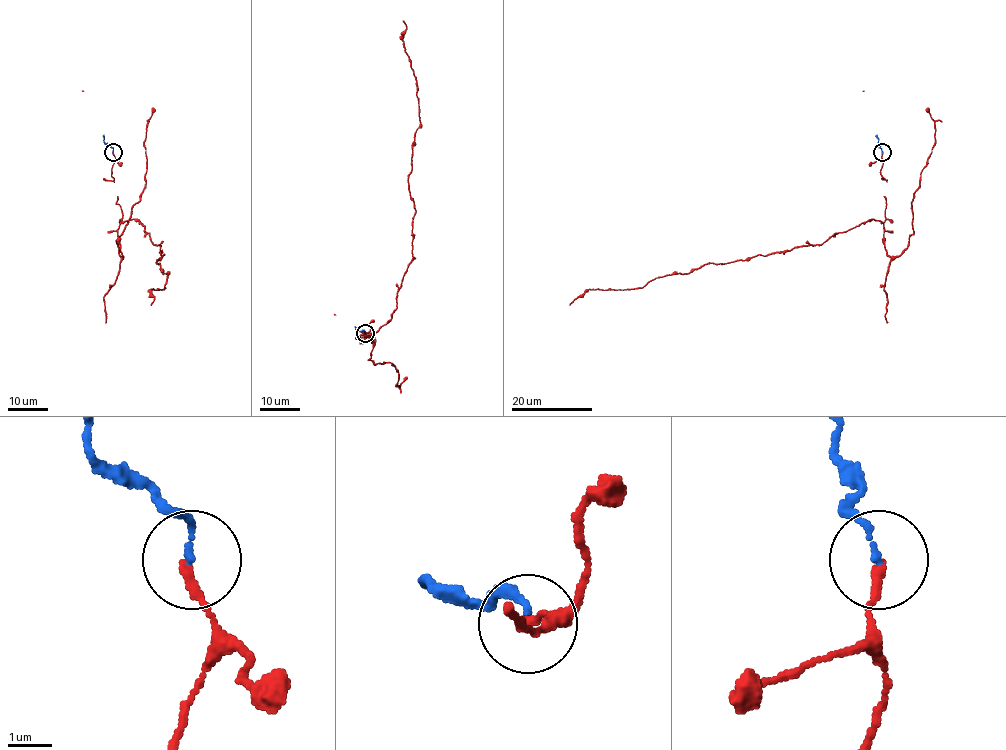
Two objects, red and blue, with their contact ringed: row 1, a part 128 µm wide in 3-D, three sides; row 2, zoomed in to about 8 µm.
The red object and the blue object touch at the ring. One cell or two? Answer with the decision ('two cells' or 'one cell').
one cell

